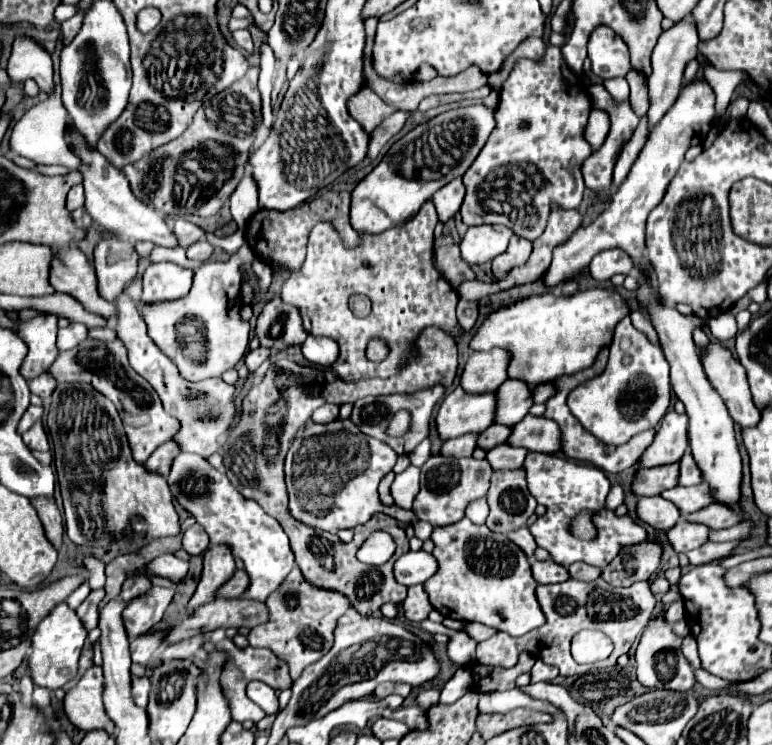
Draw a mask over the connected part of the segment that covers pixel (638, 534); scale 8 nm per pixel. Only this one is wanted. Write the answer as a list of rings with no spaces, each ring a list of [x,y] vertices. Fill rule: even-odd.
[[[529,452],[523,468],[529,492],[535,496],[539,504],[547,506],[547,512],[539,516],[535,524],[529,526],[529,532],[533,534],[537,546],[545,548],[557,564],[567,568],[573,562],[585,562],[605,568],[617,556],[621,546],[629,546],[647,538],[647,530],[635,518],[631,518],[629,514],[617,516],[613,510],[605,508],[605,498],[611,490],[611,482],[603,470],[563,456],[539,454],[539,452]],[[581,510],[591,512],[599,510],[599,536],[593,540],[579,540],[569,532],[573,520]]]

